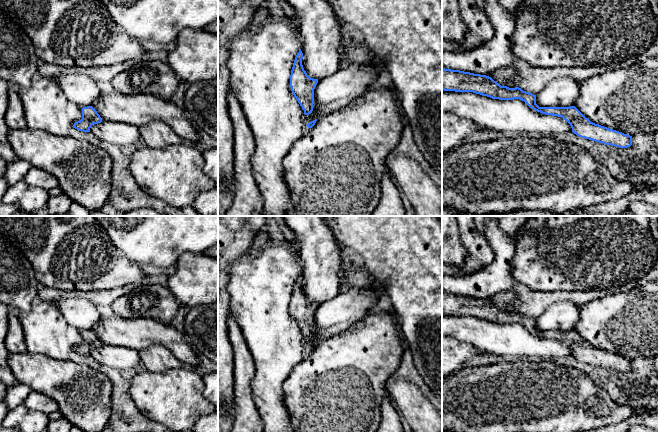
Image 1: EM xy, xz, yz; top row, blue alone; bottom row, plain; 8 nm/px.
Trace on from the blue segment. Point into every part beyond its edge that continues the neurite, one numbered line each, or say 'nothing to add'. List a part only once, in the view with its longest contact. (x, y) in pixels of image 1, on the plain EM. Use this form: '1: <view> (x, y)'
nothing to add

